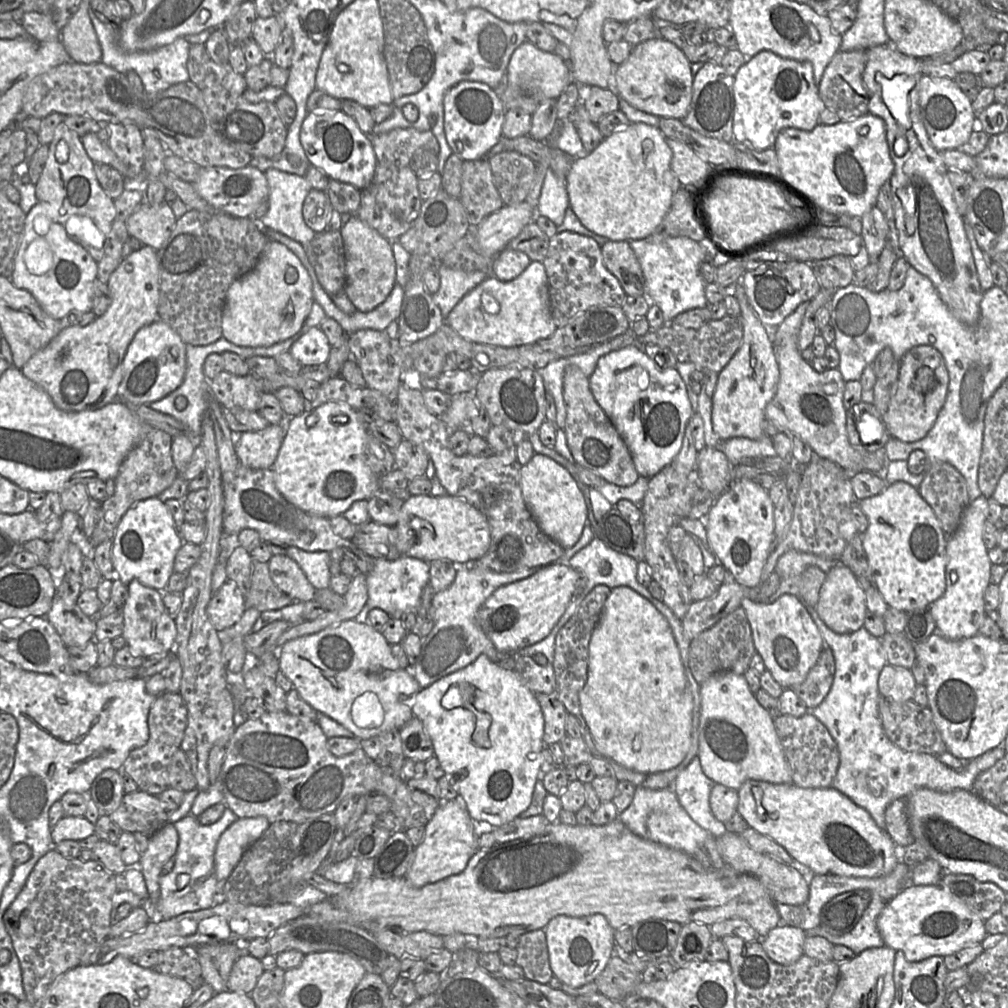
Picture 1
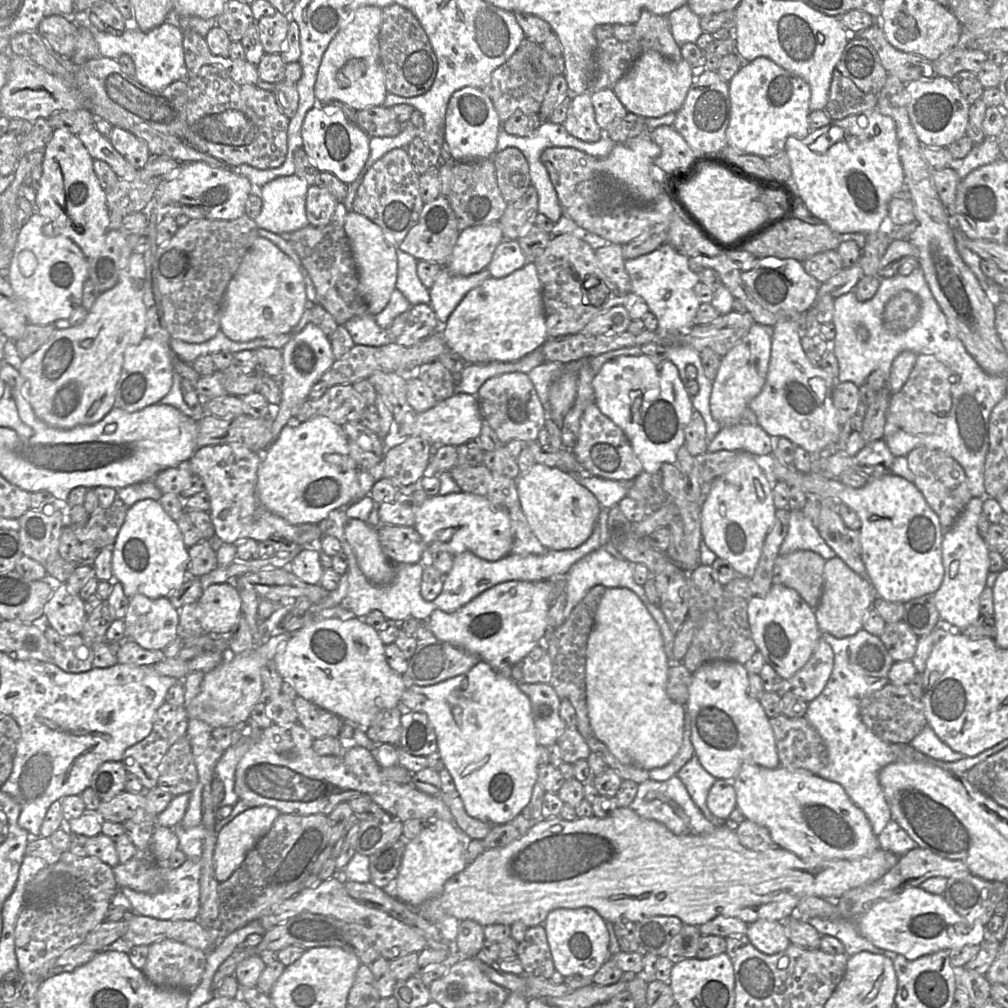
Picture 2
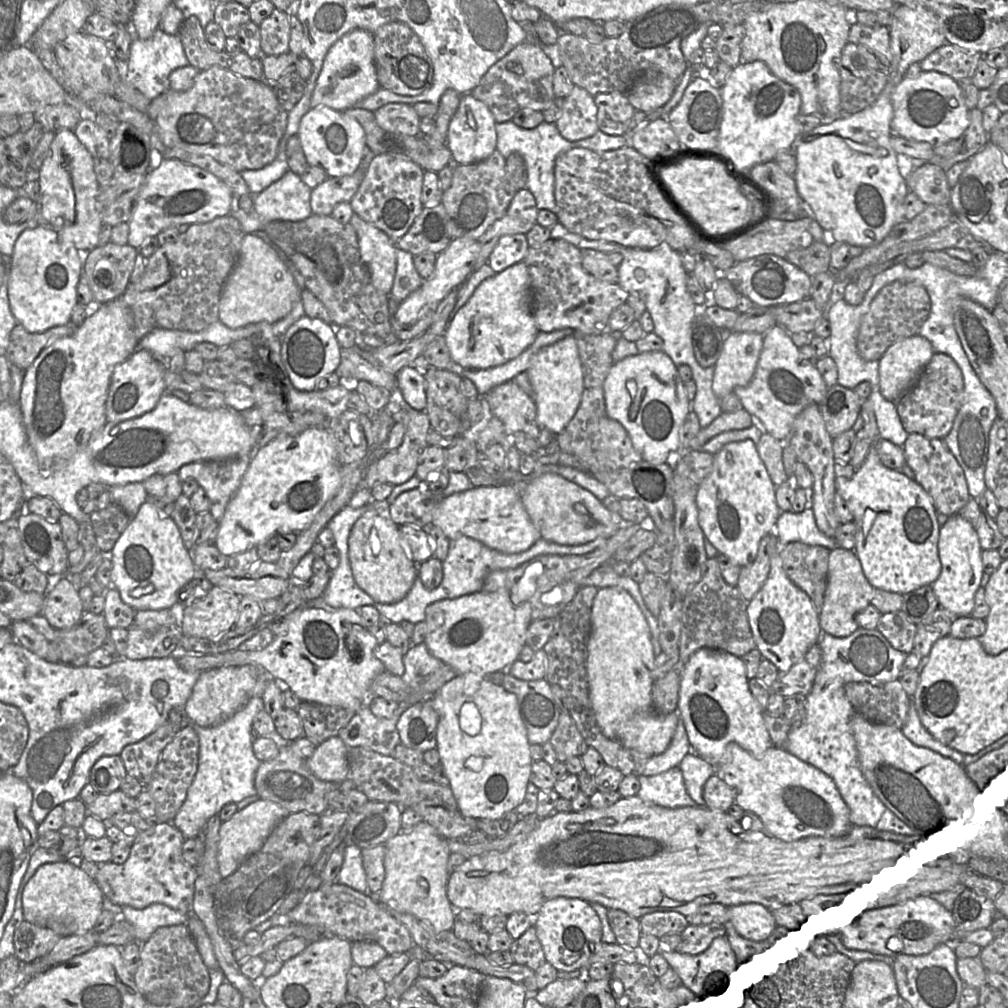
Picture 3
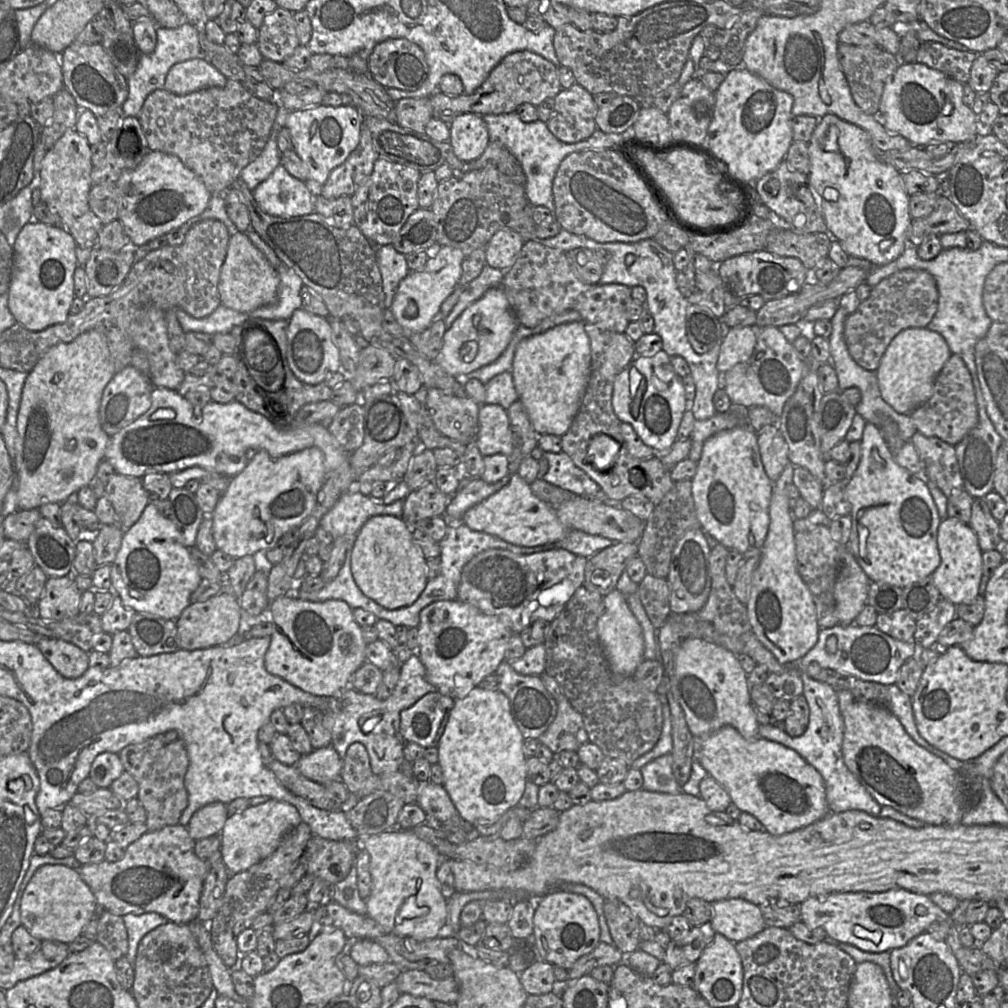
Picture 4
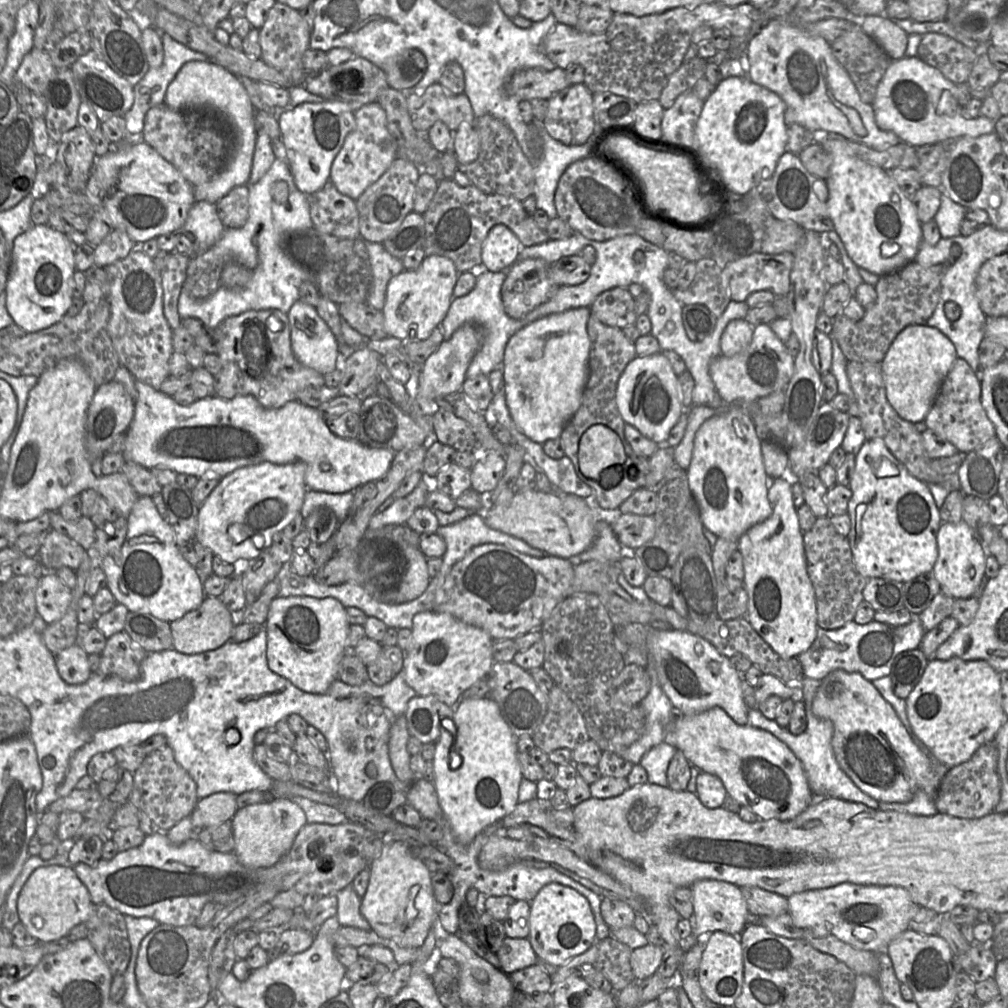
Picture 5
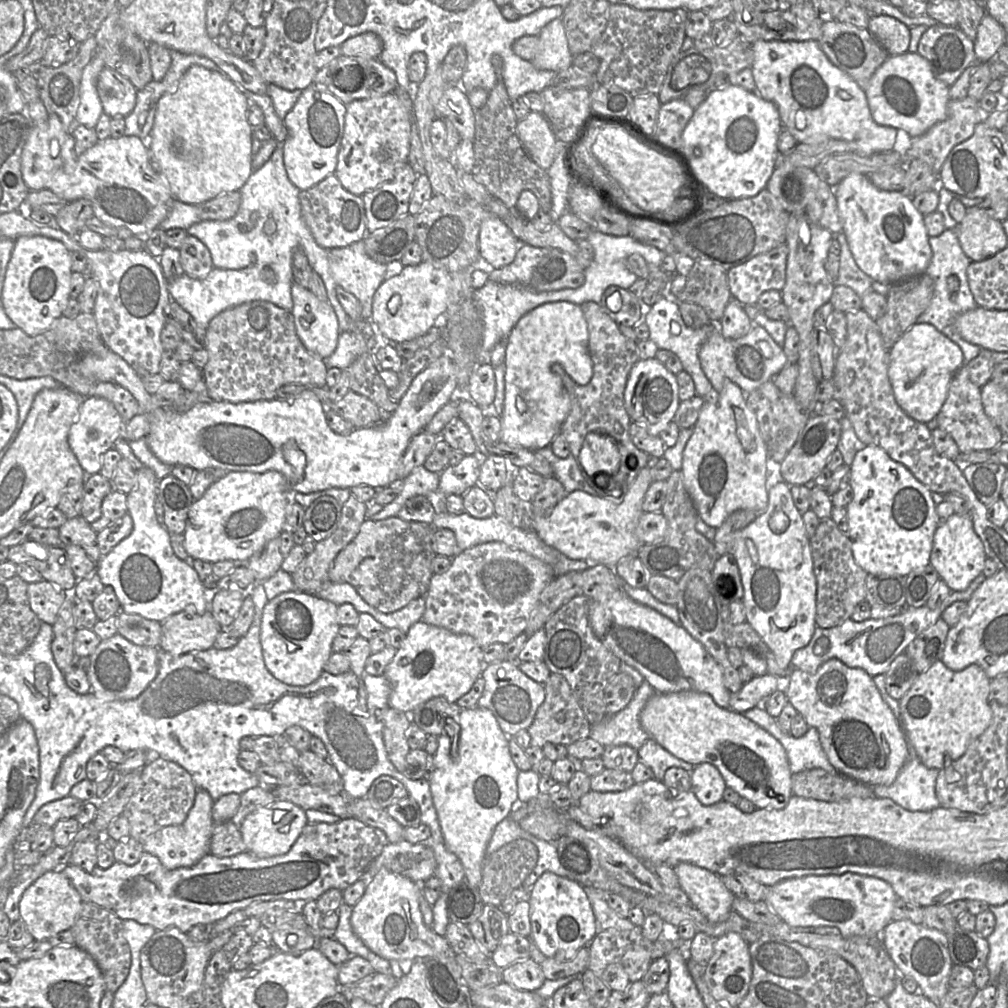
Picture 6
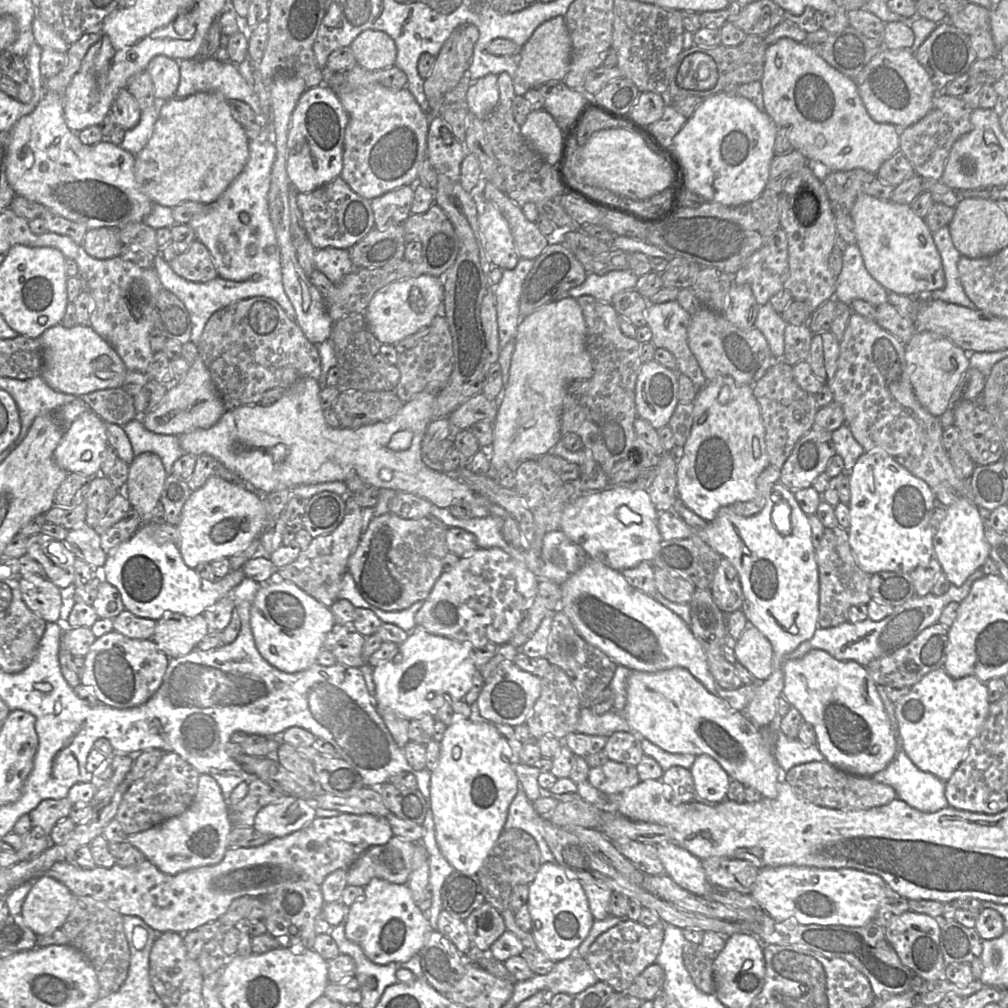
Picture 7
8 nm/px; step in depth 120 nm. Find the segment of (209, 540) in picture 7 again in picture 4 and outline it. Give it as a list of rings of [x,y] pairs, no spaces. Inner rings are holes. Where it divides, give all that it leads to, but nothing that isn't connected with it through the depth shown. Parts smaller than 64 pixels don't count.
[[[317,447],[273,458],[266,450],[254,451],[246,467],[235,477],[212,513],[213,536],[217,548],[233,558],[253,555],[272,548],[290,528],[300,526],[313,510],[326,475],[323,452]]]

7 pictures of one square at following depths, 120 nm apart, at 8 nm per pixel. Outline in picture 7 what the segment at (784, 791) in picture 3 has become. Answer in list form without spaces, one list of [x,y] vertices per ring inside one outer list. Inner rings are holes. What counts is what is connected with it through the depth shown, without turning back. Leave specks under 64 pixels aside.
[[[673,667],[655,673],[631,671],[627,681],[627,702],[623,715],[632,730],[664,751],[695,756],[707,754],[721,765],[731,780],[756,789],[764,798],[777,797],[779,765],[772,751],[766,746],[765,731],[759,729],[745,712],[733,709],[717,694],[709,692],[687,669]]]

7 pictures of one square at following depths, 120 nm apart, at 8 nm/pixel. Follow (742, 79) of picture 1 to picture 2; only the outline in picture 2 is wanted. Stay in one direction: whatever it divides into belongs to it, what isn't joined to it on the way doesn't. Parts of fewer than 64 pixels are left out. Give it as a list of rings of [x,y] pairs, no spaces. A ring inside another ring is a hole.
[[[758,57],[741,67],[728,85],[730,119],[726,138],[731,147],[766,158],[784,150],[789,136],[805,138],[810,133],[808,83],[769,58]]]

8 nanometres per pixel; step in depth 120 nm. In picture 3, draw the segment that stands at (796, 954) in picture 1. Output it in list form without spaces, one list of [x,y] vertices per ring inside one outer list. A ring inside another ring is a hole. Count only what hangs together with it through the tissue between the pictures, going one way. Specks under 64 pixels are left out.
[[[756,903],[727,907],[737,934],[754,944],[768,944],[779,933],[770,910]]]

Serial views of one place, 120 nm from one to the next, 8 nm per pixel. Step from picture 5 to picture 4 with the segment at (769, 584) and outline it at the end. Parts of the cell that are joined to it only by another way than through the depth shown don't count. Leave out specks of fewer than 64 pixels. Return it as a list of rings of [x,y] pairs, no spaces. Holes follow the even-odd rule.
[[[786,464],[780,477],[773,483],[769,506],[769,529],[760,551],[760,562],[755,569],[747,613],[753,633],[775,656],[780,664],[795,664],[818,642],[820,627],[812,594],[798,573],[794,517],[788,504],[788,490],[793,484],[794,467]]]

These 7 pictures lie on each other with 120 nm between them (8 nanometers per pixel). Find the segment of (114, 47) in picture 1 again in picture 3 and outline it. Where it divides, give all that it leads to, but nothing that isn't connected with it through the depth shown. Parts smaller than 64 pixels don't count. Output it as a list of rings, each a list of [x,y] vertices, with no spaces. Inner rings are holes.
[[[159,27],[148,39],[134,37],[129,52],[127,65],[123,68],[123,78],[139,90],[149,100],[154,99],[170,88],[169,76],[173,70],[189,65],[181,38],[178,34],[168,34]]]

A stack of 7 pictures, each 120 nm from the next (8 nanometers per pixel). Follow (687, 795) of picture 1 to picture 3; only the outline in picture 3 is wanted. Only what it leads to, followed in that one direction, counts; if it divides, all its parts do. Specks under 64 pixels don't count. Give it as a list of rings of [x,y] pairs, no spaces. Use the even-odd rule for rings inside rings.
[[[694,751],[688,753],[678,767],[691,799],[697,806],[705,806],[703,788],[706,781],[716,774],[716,767]]]

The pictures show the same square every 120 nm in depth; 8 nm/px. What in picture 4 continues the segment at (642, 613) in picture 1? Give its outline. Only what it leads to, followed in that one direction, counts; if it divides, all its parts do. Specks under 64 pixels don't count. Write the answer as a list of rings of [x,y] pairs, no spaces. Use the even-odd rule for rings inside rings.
[[[614,589],[603,598],[603,611],[597,622],[597,631],[604,655],[611,670],[622,676],[633,676],[644,659],[643,630],[629,608],[626,597]]]

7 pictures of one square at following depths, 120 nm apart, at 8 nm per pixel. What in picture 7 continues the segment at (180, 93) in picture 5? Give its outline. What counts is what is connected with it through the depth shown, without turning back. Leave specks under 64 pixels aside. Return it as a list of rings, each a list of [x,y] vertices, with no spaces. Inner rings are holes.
[[[198,92],[185,98],[171,98],[160,105],[158,118],[153,133],[147,144],[135,155],[134,174],[147,197],[153,202],[167,207],[174,207],[184,202],[210,204],[216,201],[231,182],[242,172],[249,158],[249,140],[243,126],[237,122],[230,111],[228,100],[214,92]]]

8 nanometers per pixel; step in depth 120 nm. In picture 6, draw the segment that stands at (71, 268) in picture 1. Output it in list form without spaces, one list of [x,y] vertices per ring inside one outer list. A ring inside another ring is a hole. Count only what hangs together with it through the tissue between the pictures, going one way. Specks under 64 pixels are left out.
[[[21,236],[14,242],[7,265],[1,300],[10,320],[28,336],[47,331],[60,318],[70,298],[71,252],[59,241],[44,236]]]

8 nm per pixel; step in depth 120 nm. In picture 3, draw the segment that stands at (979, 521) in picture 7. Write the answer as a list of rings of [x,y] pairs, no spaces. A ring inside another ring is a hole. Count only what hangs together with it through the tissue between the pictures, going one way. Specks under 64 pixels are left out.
[[[955,514],[940,526],[938,556],[941,573],[931,584],[939,606],[952,616],[969,616],[974,609],[975,594],[981,586],[984,574],[982,551],[975,527],[959,514]]]

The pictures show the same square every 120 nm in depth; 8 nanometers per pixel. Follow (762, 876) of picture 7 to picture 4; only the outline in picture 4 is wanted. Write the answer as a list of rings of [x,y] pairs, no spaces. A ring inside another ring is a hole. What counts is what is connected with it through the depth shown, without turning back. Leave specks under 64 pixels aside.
[[[907,890],[832,893],[825,897],[808,898],[799,904],[799,909],[801,922],[808,928],[821,928],[826,932],[827,939],[874,953],[900,948],[926,932],[932,923],[947,919],[950,915],[932,902],[928,895]]]

